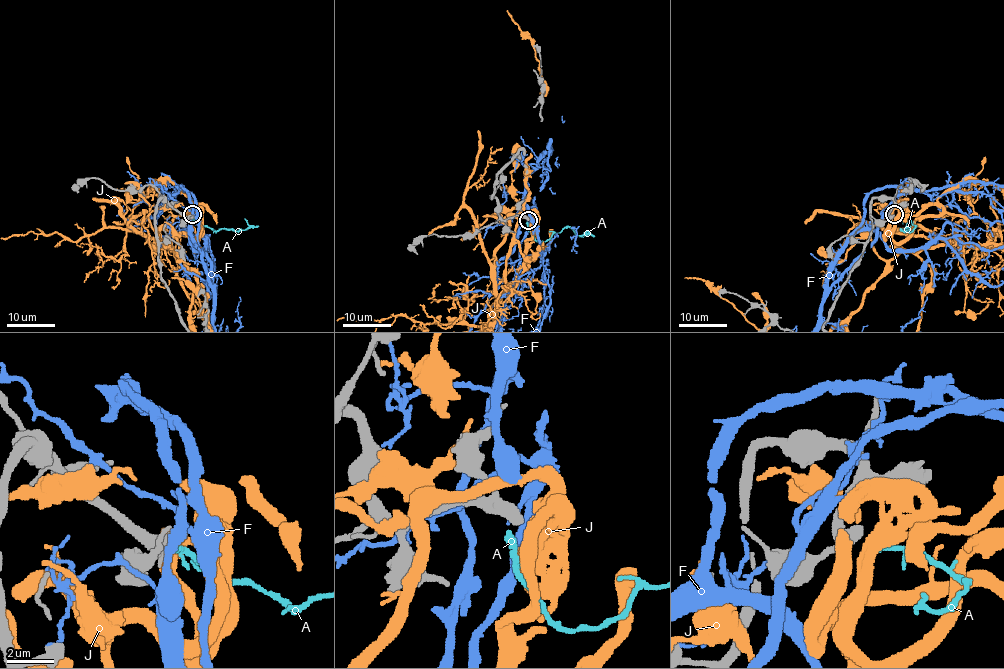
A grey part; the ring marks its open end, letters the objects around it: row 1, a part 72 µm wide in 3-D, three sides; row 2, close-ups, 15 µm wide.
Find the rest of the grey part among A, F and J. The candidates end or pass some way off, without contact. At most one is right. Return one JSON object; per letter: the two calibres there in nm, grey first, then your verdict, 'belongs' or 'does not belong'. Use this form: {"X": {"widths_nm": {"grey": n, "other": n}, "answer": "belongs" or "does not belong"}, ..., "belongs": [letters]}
{"A": {"widths_nm": {"grey": 500, "other": 240}, "answer": "does not belong"}, "F": {"widths_nm": {"grey": 500, "other": 260}, "answer": "does not belong"}, "J": {"widths_nm": {"grey": 500, "other": 280}, "answer": "does not belong"}, "belongs": []}

